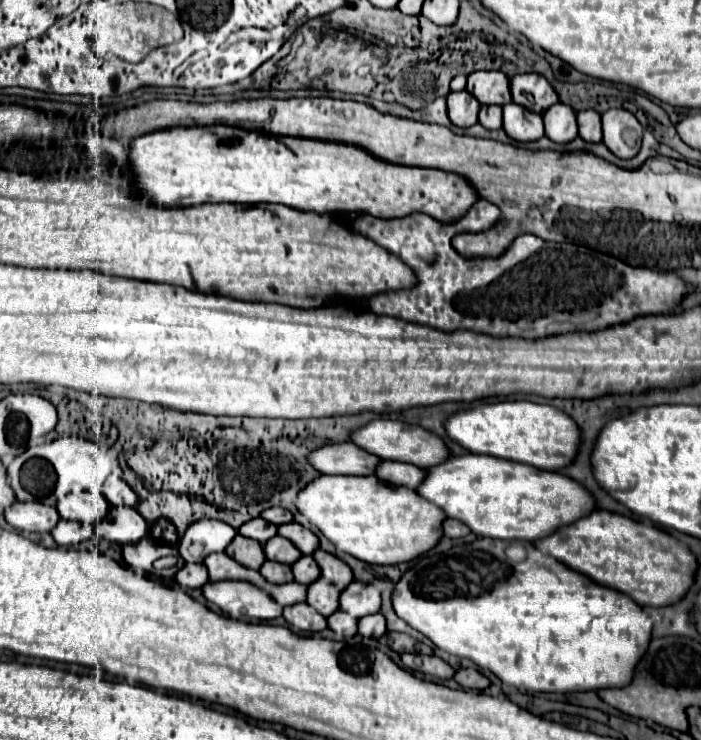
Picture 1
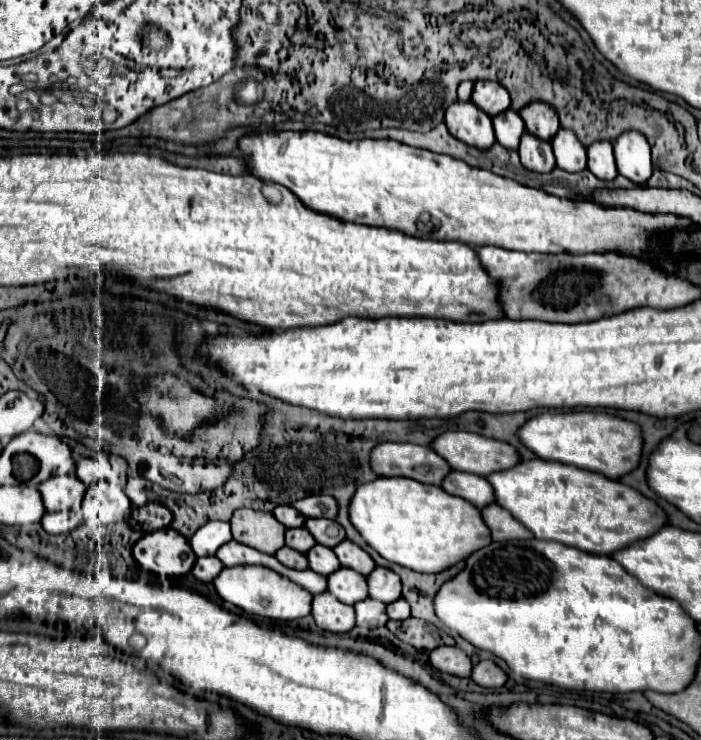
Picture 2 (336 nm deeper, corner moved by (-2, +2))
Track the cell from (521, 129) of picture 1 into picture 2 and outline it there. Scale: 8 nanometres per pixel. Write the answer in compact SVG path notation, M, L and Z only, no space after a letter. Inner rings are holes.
M528 132L522 134L518 152L520 152L520 160L524 162L524 166L528 170L550 172L556 166L550 142L544 142L544 140L536 138L534 134L528 134Z

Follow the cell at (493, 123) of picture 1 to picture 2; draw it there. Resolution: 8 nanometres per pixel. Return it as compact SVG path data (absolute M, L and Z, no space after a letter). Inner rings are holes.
M504 110L504 114L496 114L496 118L492 118L494 122L494 132L496 132L496 140L502 146L508 146L510 150L516 150L520 144L520 136L524 132L524 122L518 116L518 112L514 110Z

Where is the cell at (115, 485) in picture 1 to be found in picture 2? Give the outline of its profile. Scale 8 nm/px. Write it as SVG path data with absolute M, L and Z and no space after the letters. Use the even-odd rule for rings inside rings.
M106 456L100 458L82 458L76 462L76 476L84 484L96 484L98 480L106 480L110 472L110 464Z

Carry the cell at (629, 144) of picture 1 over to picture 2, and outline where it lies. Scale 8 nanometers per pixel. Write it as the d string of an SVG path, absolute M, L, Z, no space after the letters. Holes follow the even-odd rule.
M626 130L616 138L614 158L618 172L630 178L634 184L644 184L652 174L650 146L644 134L640 134L638 130Z

